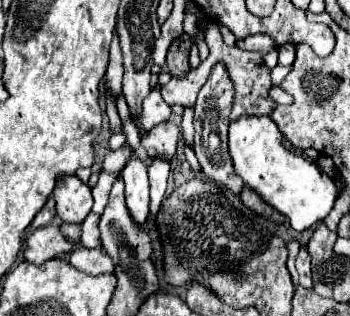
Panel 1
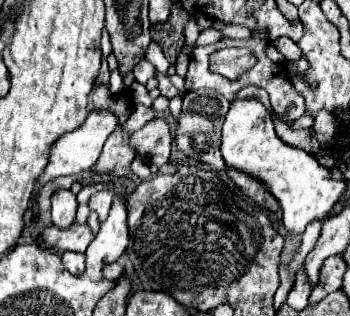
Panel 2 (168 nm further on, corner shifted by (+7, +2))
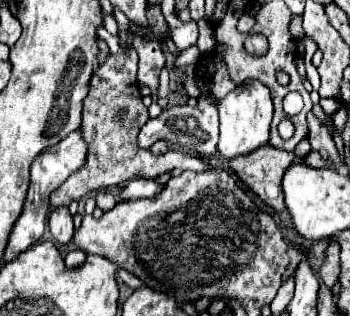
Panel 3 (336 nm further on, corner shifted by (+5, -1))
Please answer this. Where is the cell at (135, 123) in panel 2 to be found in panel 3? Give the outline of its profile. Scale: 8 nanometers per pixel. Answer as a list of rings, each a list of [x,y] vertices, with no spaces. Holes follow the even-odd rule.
[[[198,99],[198,107],[176,105],[176,107],[164,109],[156,119],[148,119],[148,123],[140,129],[140,135],[138,135],[138,143],[146,149],[152,143],[156,143],[158,139],[178,143],[184,149],[198,153],[198,155],[212,155],[216,151],[216,143],[218,143],[218,111],[216,111],[216,107],[212,103],[208,103],[206,99]]]

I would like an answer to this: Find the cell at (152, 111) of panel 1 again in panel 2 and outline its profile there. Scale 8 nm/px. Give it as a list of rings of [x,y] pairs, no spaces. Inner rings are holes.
[[[92,110],[90,116],[86,118],[86,122],[84,122],[80,128],[76,128],[76,130],[64,134],[60,140],[54,142],[54,146],[52,146],[52,150],[50,150],[50,162],[48,162],[44,174],[38,178],[36,190],[38,190],[42,184],[46,184],[48,180],[54,180],[54,178],[58,178],[58,176],[72,174],[72,170],[80,170],[80,172],[90,170],[90,168],[96,164],[98,156],[100,156],[100,150],[102,150],[102,146],[104,146],[104,140],[106,140],[114,130],[116,130],[116,116],[112,116],[112,112],[96,112],[96,110]]]

